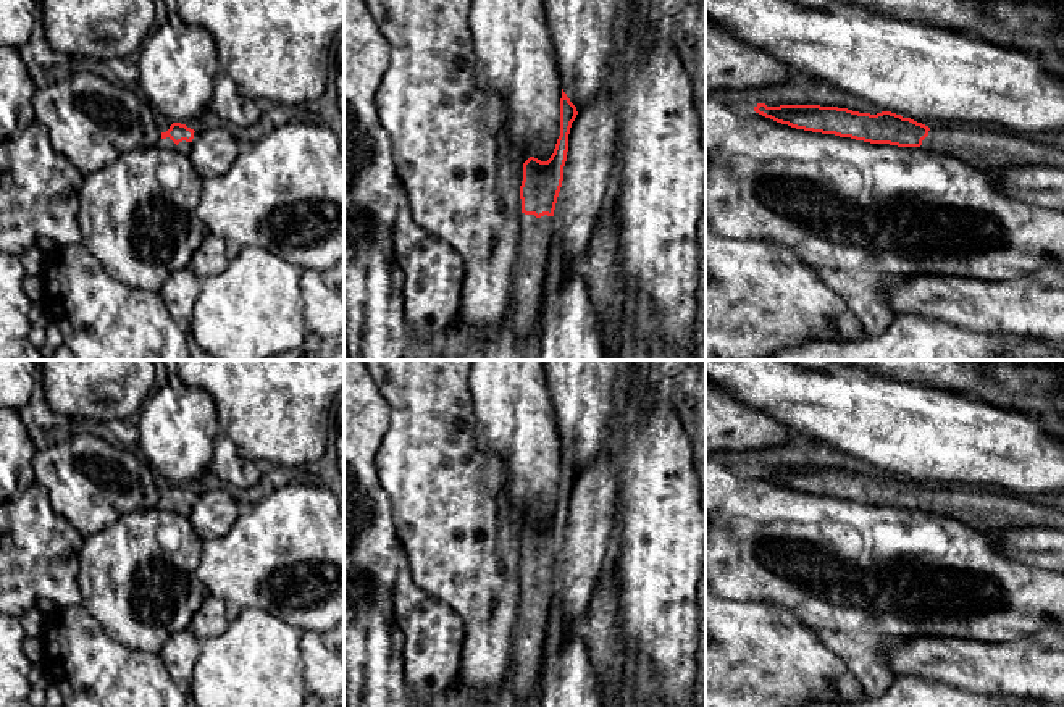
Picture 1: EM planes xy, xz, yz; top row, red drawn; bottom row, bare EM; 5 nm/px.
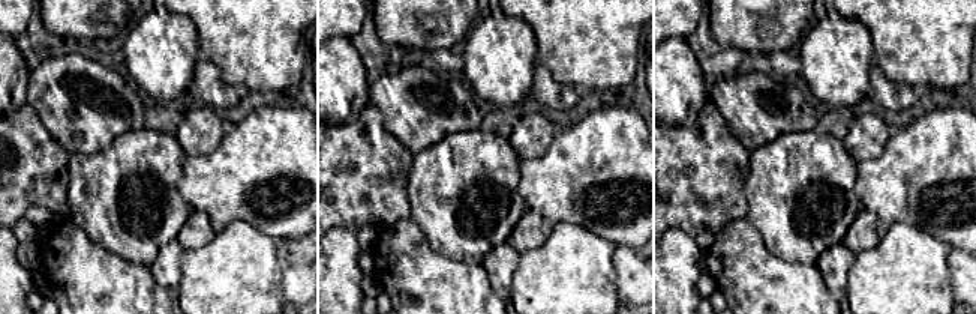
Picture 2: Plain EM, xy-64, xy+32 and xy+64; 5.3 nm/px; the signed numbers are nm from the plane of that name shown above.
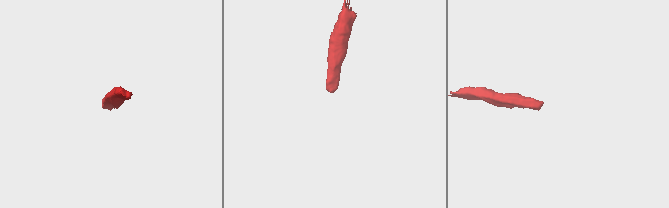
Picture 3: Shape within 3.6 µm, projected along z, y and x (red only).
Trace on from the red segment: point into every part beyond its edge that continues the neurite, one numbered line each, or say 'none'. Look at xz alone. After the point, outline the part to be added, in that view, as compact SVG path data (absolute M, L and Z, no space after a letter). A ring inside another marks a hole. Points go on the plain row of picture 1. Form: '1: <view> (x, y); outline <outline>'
1: xz (532, 635); outline M522 575L510 646L507 707L517 707L538 692L544 652L552 639L552 591L552 578Z

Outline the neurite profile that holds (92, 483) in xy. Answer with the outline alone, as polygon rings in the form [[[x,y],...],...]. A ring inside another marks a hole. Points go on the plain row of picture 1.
[[[92,434],[50,437],[45,447],[36,450],[32,466],[36,483],[47,489],[53,510],[84,538],[107,529],[124,515],[157,508],[161,500],[155,471],[144,455]]]

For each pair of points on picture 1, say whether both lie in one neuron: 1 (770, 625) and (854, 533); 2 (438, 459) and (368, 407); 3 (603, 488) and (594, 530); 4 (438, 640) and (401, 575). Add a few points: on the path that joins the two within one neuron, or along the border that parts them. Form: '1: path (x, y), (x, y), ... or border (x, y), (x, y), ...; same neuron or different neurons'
1: border (749, 599), (788, 607), (816, 633); different neurons
2: border (378, 386), (389, 409), (389, 422), (373, 457); different neurons
3: path (594, 497), (594, 520); same neuron
4: path (427, 623), (414, 610), (402, 591); same neuron

